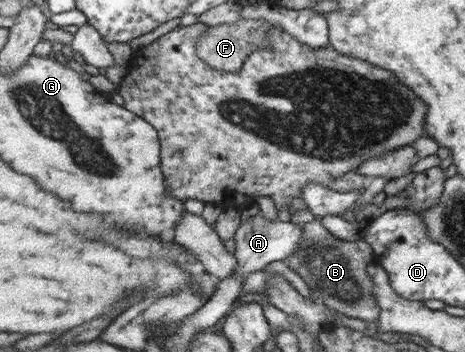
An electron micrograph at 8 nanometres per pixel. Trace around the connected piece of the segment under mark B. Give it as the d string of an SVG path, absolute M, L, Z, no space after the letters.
M312 221L301 225L304 229L304 240L297 243L297 252L285 259L285 265L297 273L310 289L318 293L322 303L337 313L356 317L366 323L376 320L379 305L376 305L371 292L372 280L364 272L367 263L373 261L371 248L361 237L351 243L336 239L321 222Z

